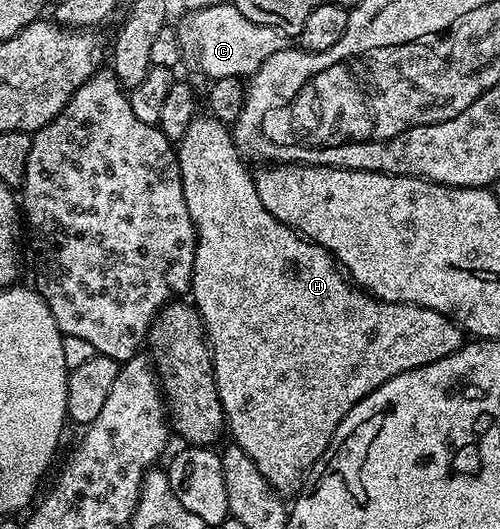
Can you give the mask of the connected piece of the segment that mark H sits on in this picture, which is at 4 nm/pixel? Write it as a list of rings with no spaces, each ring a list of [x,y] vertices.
[[[197,116],[193,118],[190,128],[186,128],[186,136],[182,136],[178,143],[176,159],[180,165],[182,176],[182,192],[186,196],[186,208],[196,225],[196,255],[192,269],[192,284],[190,298],[204,321],[204,332],[208,340],[208,349],[212,352],[212,370],[216,376],[216,387],[222,400],[222,408],[226,419],[227,429],[232,430],[231,441],[254,460],[258,472],[266,476],[266,480],[281,496],[295,496],[304,486],[304,475],[311,470],[312,465],[326,452],[338,424],[370,392],[374,392],[386,380],[398,376],[407,370],[413,370],[426,364],[434,364],[434,360],[442,360],[465,345],[466,334],[456,323],[434,312],[430,308],[415,306],[412,302],[384,302],[376,298],[367,290],[361,290],[346,277],[335,258],[322,249],[318,244],[291,230],[282,224],[266,208],[262,208],[262,200],[258,200],[255,177],[244,165],[245,159],[236,149],[234,134],[225,123],[219,122],[214,116]]]

